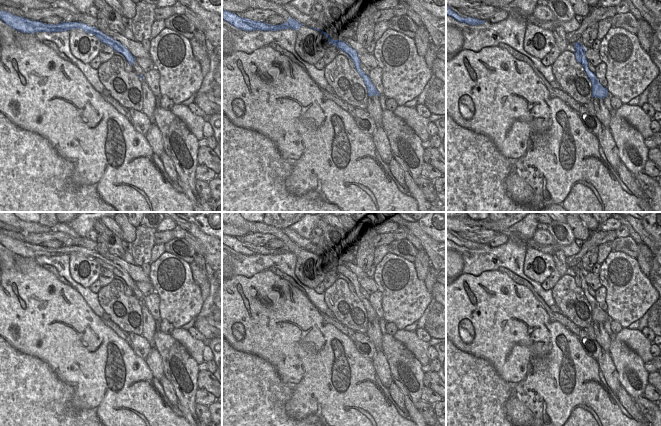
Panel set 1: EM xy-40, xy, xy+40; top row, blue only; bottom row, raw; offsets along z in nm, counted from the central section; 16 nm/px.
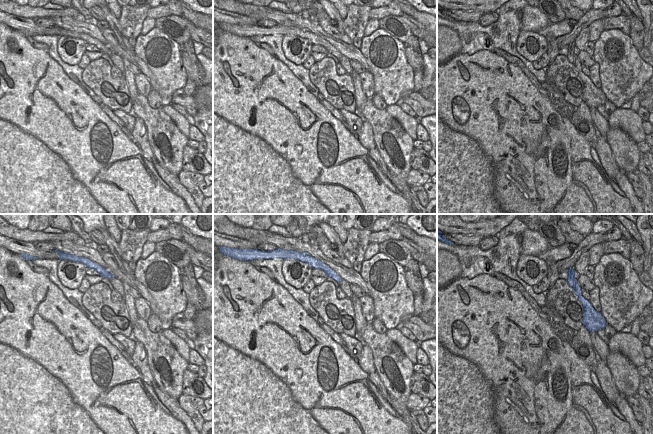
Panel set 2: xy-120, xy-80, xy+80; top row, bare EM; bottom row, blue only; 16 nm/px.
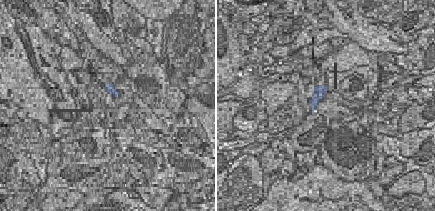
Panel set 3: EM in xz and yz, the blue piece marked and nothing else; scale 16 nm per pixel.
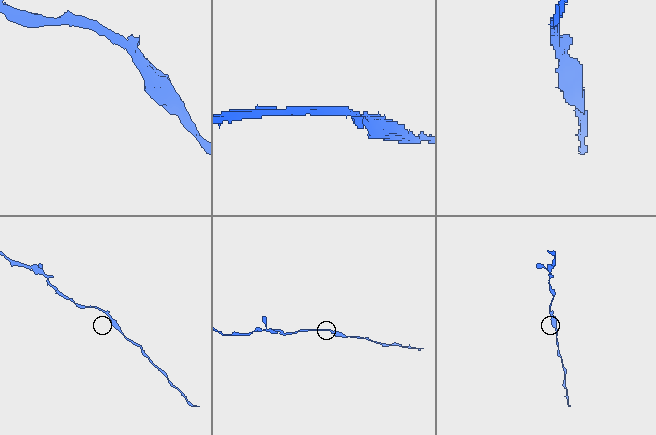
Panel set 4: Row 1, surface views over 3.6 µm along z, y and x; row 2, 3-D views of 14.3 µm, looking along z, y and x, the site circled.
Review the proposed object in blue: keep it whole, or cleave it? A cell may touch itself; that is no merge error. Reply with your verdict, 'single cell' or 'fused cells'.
single cell

